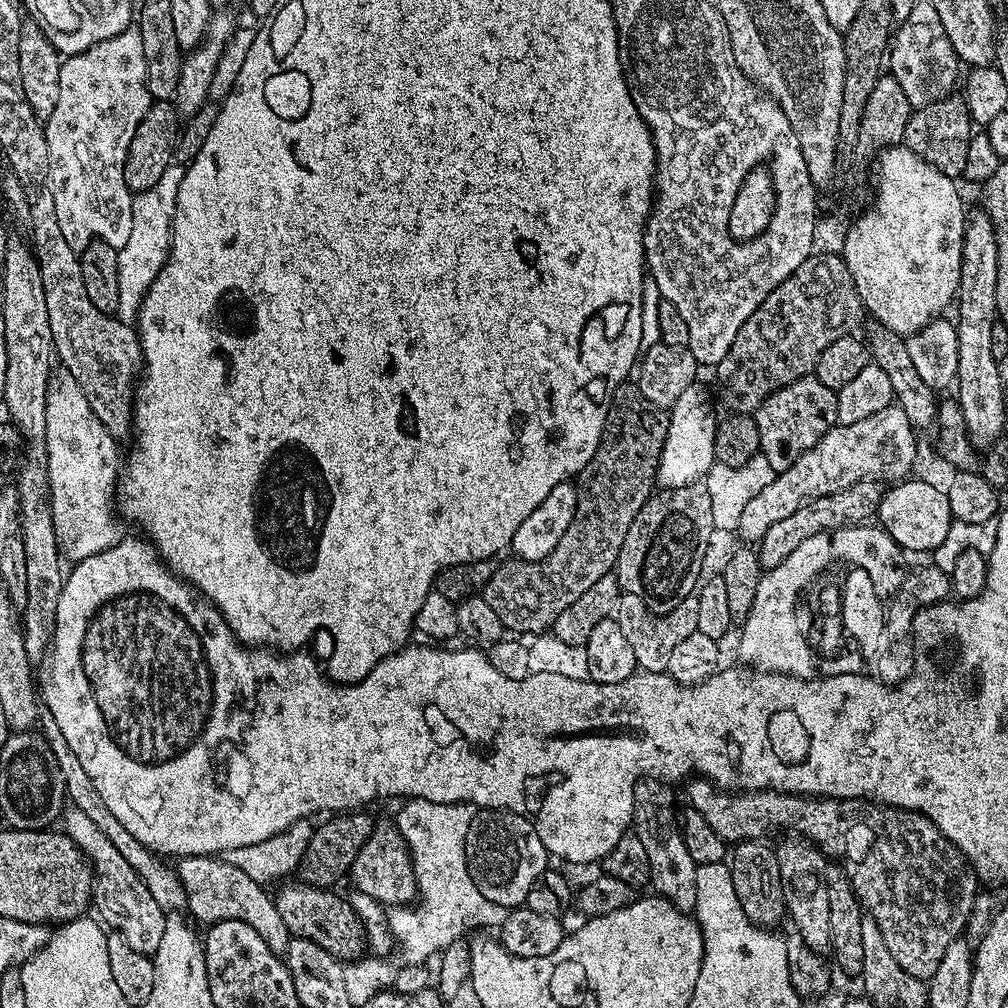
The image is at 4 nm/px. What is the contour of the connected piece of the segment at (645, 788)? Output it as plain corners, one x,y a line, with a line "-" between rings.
645,778
636,783
636,813
632,816
632,828
638,842
646,848
646,858
650,858
650,884
659,895
667,898
668,901
678,910
691,913
696,907
696,863
690,858
690,850
686,850
684,833
682,831
682,820
678,815
678,808
672,805
672,792
667,783
662,780

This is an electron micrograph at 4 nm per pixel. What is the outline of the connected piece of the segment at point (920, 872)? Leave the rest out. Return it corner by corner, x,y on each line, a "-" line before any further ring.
707,778
689,779
686,787
688,787
687,803
694,810
698,810
698,814
702,814
702,818
706,818
706,822
710,822
710,826
714,829
714,834
718,834
724,841
759,840
765,835
763,832
795,834
797,837
806,839
819,848
829,861
839,864
843,868
844,873
850,878
852,888
856,891
856,896
866,909
867,915
872,916
874,922
878,922
878,930
882,930
882,939
886,942
890,955
897,960
898,966
902,966
902,970
906,970
906,974
914,974
914,978
925,982
929,980
934,974
934,970
938,970
938,962
942,962
942,954
946,954
946,946
950,946
950,942
961,939
962,933
967,929
970,910
974,906
974,898
978,891
976,873
972,871
972,866
968,863
965,856
949,842
946,834
942,834
942,830
938,830
938,826
934,826
934,822
930,822
930,818
926,818
920,812
907,812
904,808
889,808
886,804
878,804
866,799
839,800
833,796
799,796
796,792
774,792
771,790
763,792
725,790
717,788
715,783

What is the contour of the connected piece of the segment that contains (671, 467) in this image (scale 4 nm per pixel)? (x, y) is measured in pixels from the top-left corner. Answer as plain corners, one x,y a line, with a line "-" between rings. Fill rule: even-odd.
692,383
671,406
670,415
667,417
668,437
654,477
655,483
661,489
681,488
687,484
697,483
716,463
714,446
718,416
712,413
710,400
705,396
706,392
701,384

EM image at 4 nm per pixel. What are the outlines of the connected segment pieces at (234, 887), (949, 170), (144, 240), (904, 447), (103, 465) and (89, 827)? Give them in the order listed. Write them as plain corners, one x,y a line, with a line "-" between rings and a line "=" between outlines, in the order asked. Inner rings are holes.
186,856
175,865
188,899
187,911
192,911
193,921
201,920
204,926
211,926
223,920
246,922
246,926
254,926
270,946
278,954
288,951
290,933
286,922
282,922
278,914
278,906
265,885
254,882
251,871
228,858
211,856
-
180,864
180,865
178,865
-
196,919
196,920
195,920
=
951,94
932,105
917,107
906,126
903,147
910,149
918,158
930,162
942,174
953,178
963,177
966,170
967,152
970,150
974,123
968,112
965,97
=
170,163
150,186
150,190
142,190
132,197
132,225
130,238
126,246
118,249
118,310
115,319
123,324
135,325
140,318
140,307
162,266
168,260
172,250
172,223
178,202
178,186
182,186
185,165
=
895,402
886,406
886,410
878,410
878,414
870,414
870,418
862,418
862,422
837,423
836,427
831,428
814,447
806,450
802,458
798,458
798,462
790,466
790,470
777,472
774,482
770,482
770,486
766,486
766,490
762,490
758,498
750,498
746,510
742,510
738,529
739,539
744,542
758,542
766,534
766,530
774,526
774,522
794,514
794,510
802,510
806,502
814,498
822,498
834,490
846,490
846,486
854,486
854,482
887,481
886,479
888,482
903,481
911,473
908,471
916,460
916,439
918,439
918,433
910,426
910,418
906,418
906,410
902,410
=
63,370
53,371
48,381
48,397
46,398
46,446
48,455
48,490
52,508
54,530
59,550
69,561
79,562
94,554
102,554
110,550
122,539
120,528
116,525
114,515
114,497
118,492
118,477
122,471
122,452
118,449
118,441
109,434
106,426
98,422
98,414
90,410
90,402
86,402
86,394
82,394
82,386
74,382
74,374
=
73,806
65,807
62,813
62,831
79,846
89,865
94,869
92,900
94,908
100,911
99,919
111,931
120,932
122,938
126,938
126,942
130,942
134,950
147,956
155,954
158,946
162,946
162,932
166,930
168,916
162,907
154,902
153,895
147,890
134,867
118,854
117,847
94,826
92,819
89,819
82,810

